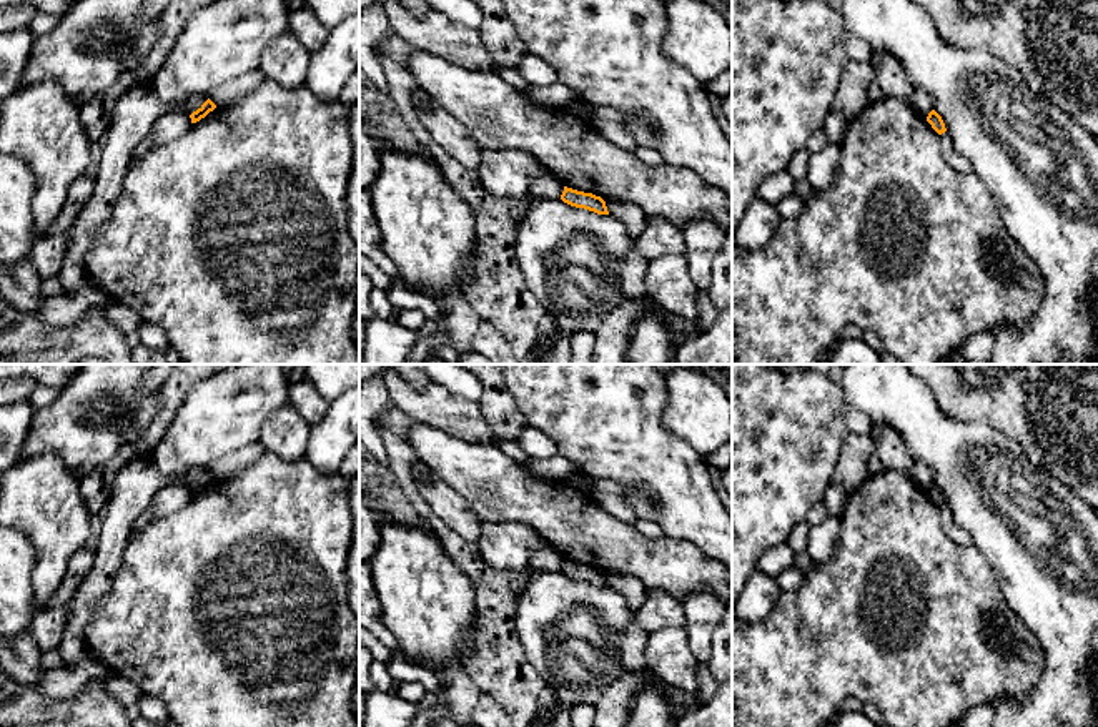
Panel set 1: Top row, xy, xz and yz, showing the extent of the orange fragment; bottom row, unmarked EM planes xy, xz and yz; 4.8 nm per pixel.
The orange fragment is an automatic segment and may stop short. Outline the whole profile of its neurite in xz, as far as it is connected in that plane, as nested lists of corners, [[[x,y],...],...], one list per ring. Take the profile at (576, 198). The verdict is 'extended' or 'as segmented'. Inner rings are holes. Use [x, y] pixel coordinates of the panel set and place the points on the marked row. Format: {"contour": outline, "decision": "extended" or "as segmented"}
{"contour": [[[564,186],[561,200],[571,206],[584,208],[597,215],[609,215],[606,201],[592,193],[577,191]]], "decision": "as segmented"}

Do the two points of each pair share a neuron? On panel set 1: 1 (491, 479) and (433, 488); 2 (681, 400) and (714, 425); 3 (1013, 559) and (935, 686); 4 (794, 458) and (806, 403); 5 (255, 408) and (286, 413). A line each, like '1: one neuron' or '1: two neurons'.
1: two neurons
2: one neuron
3: two neurons
4: one neuron
5: two neurons

